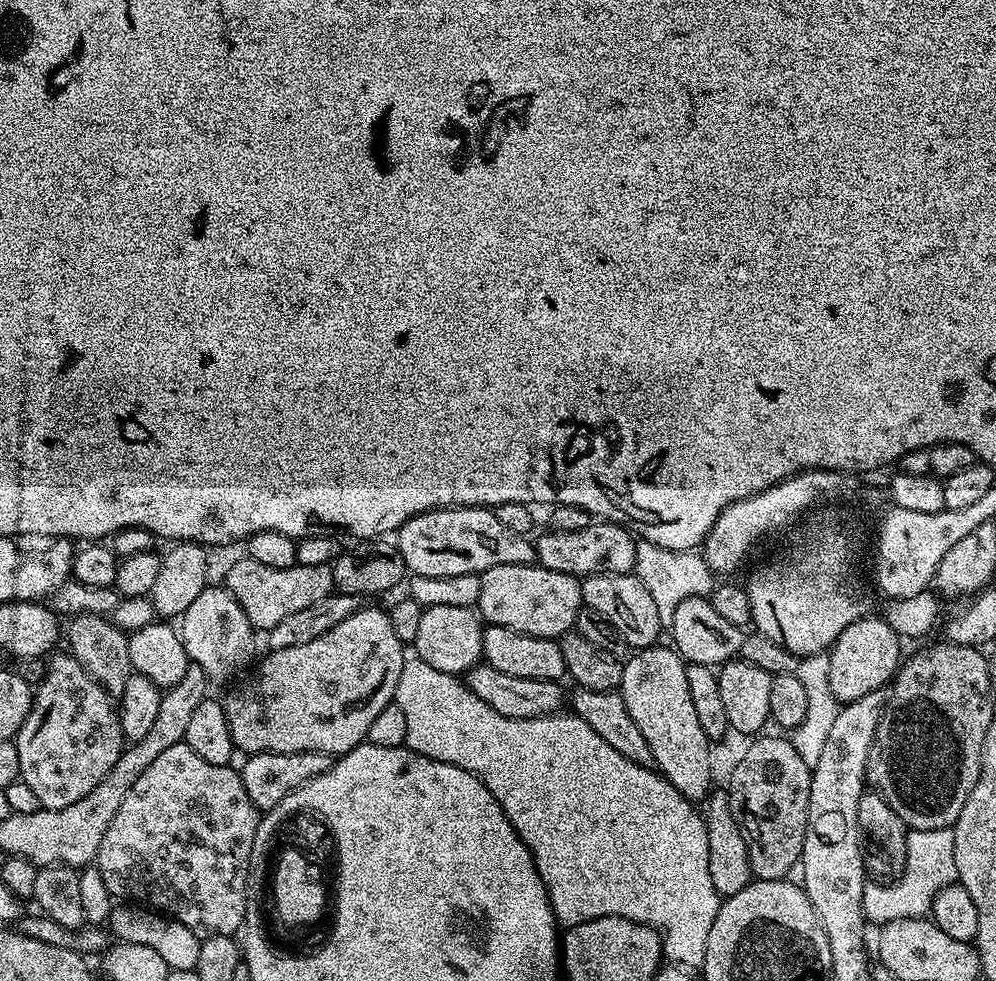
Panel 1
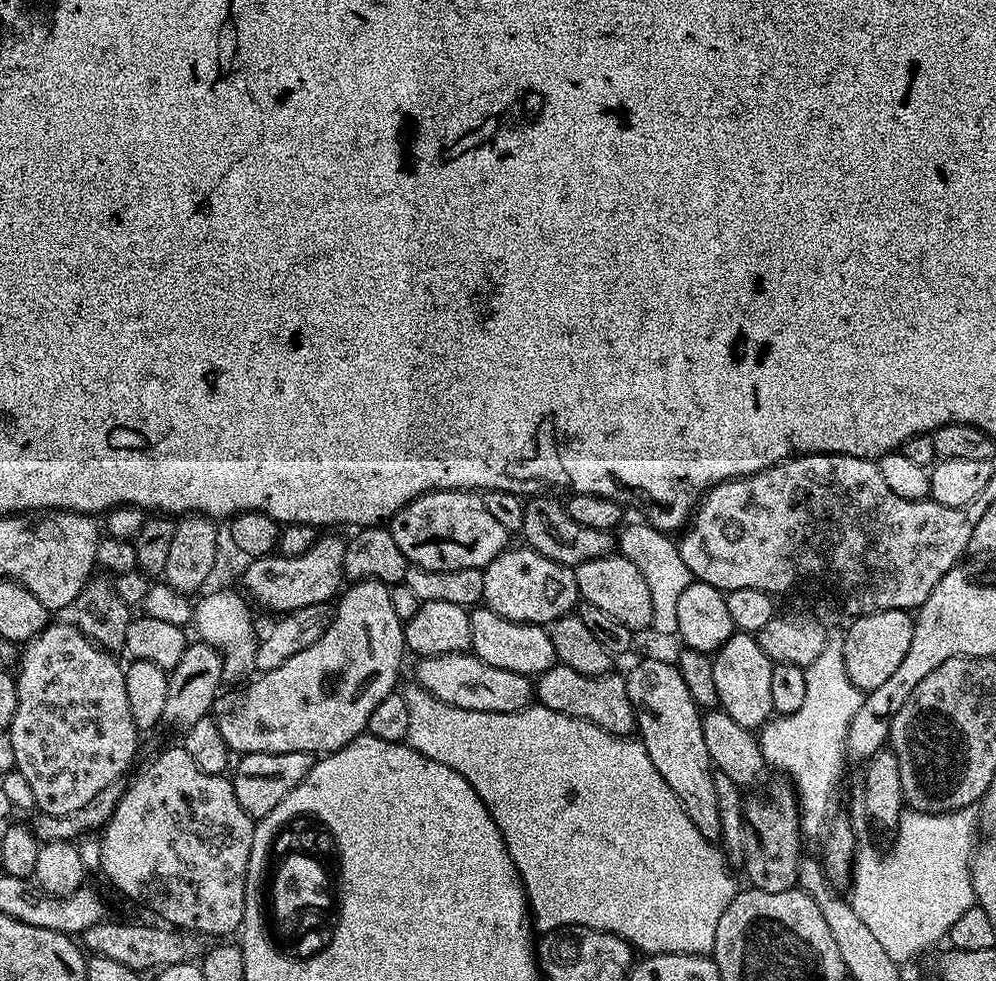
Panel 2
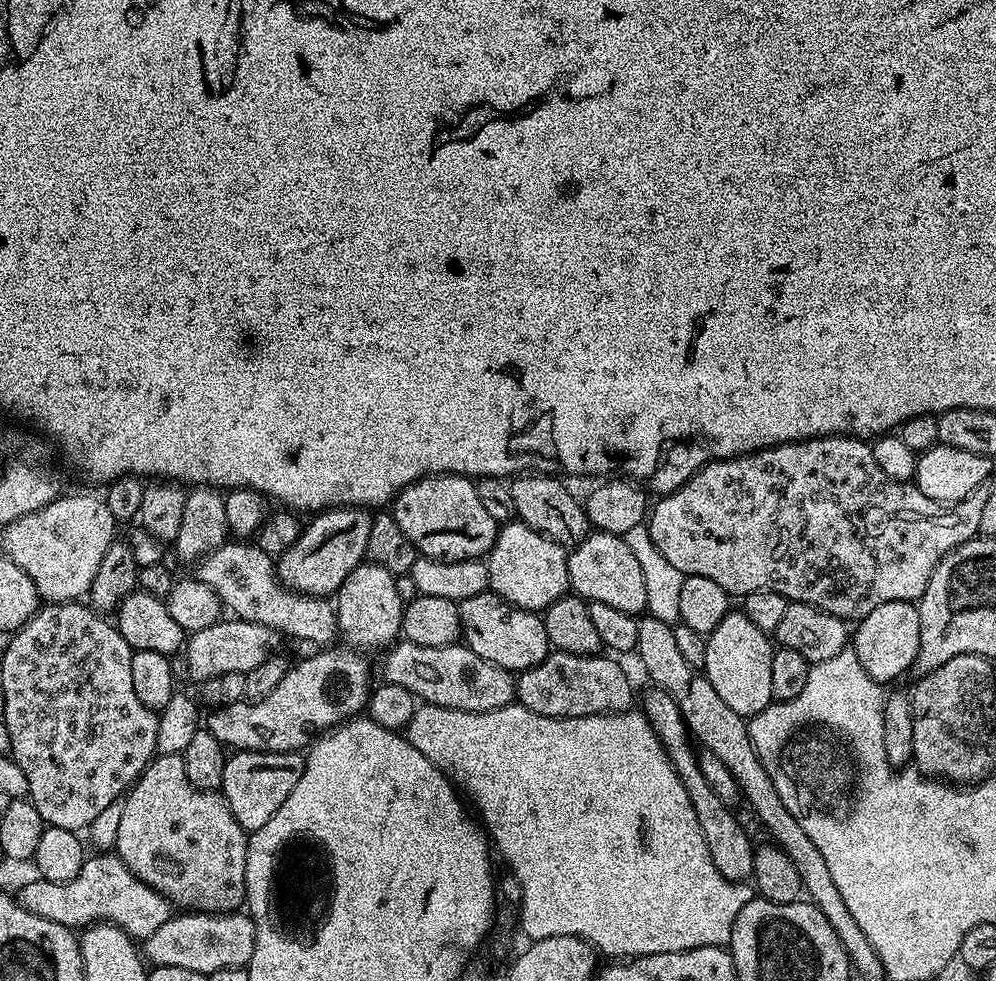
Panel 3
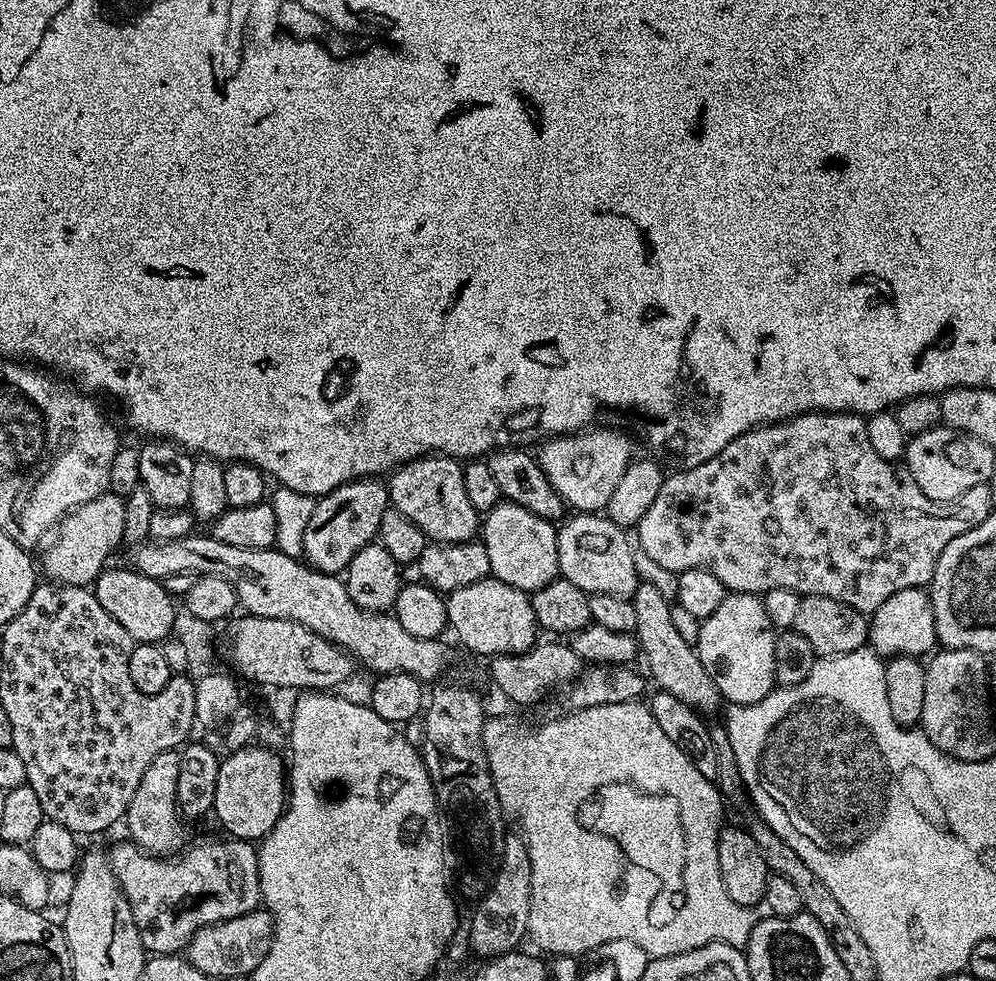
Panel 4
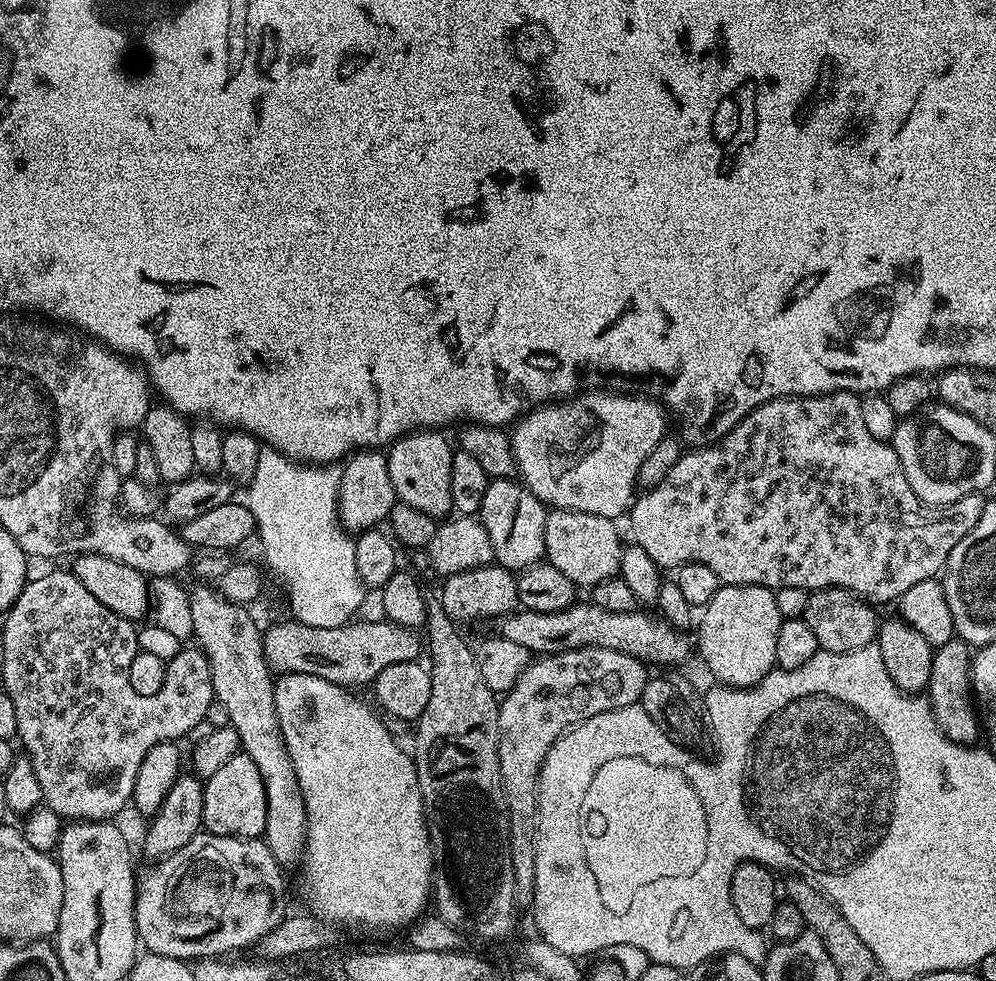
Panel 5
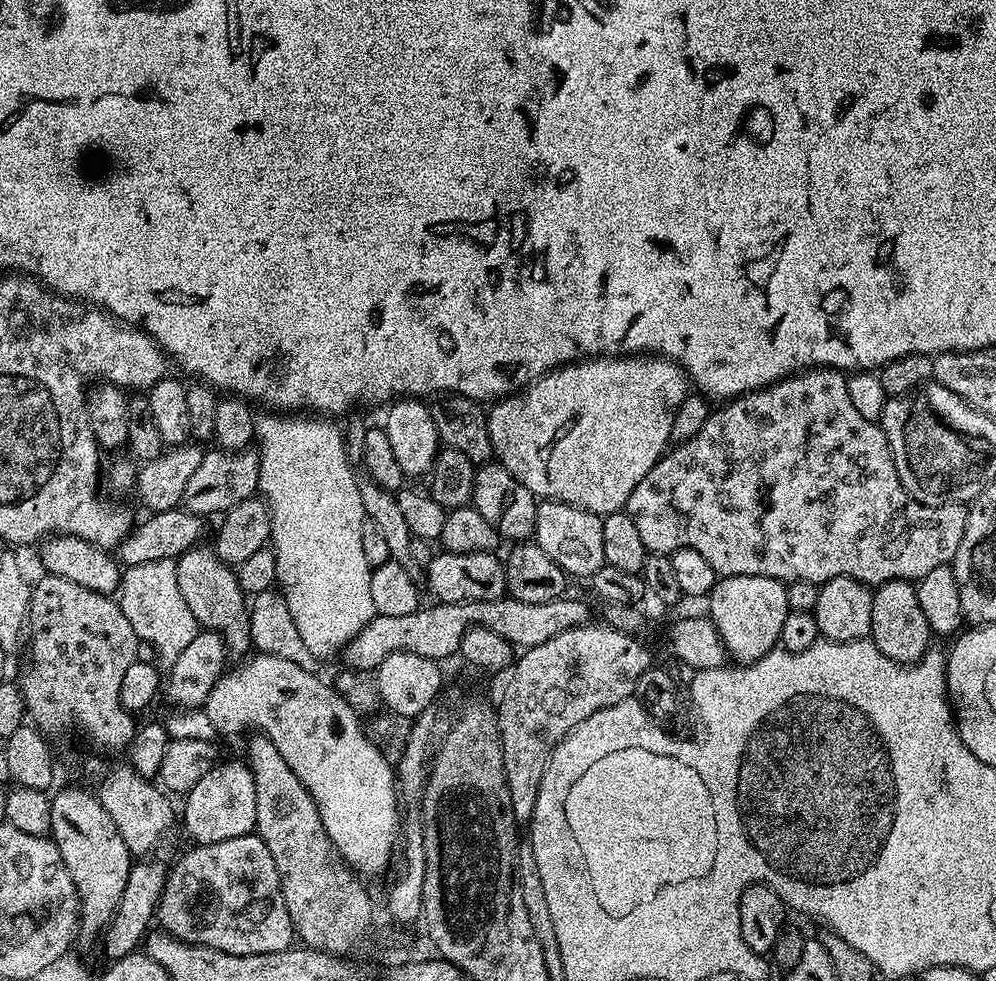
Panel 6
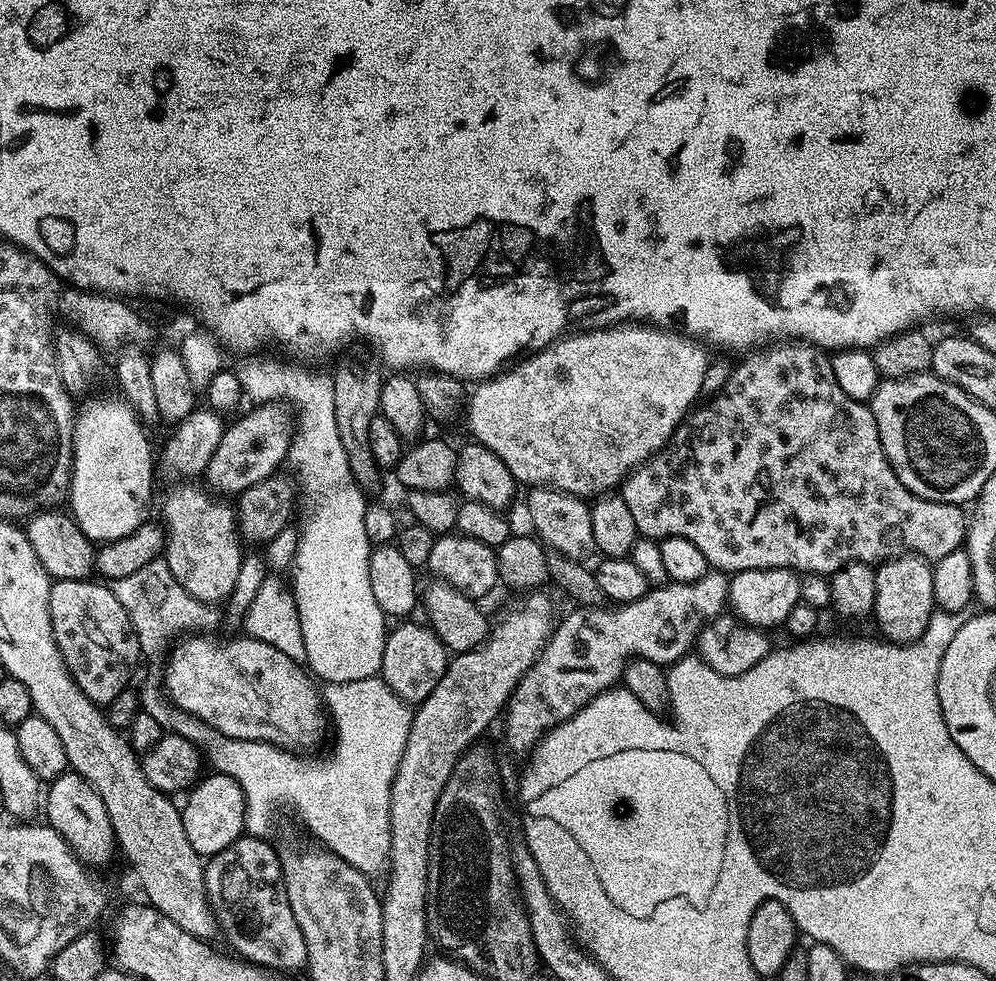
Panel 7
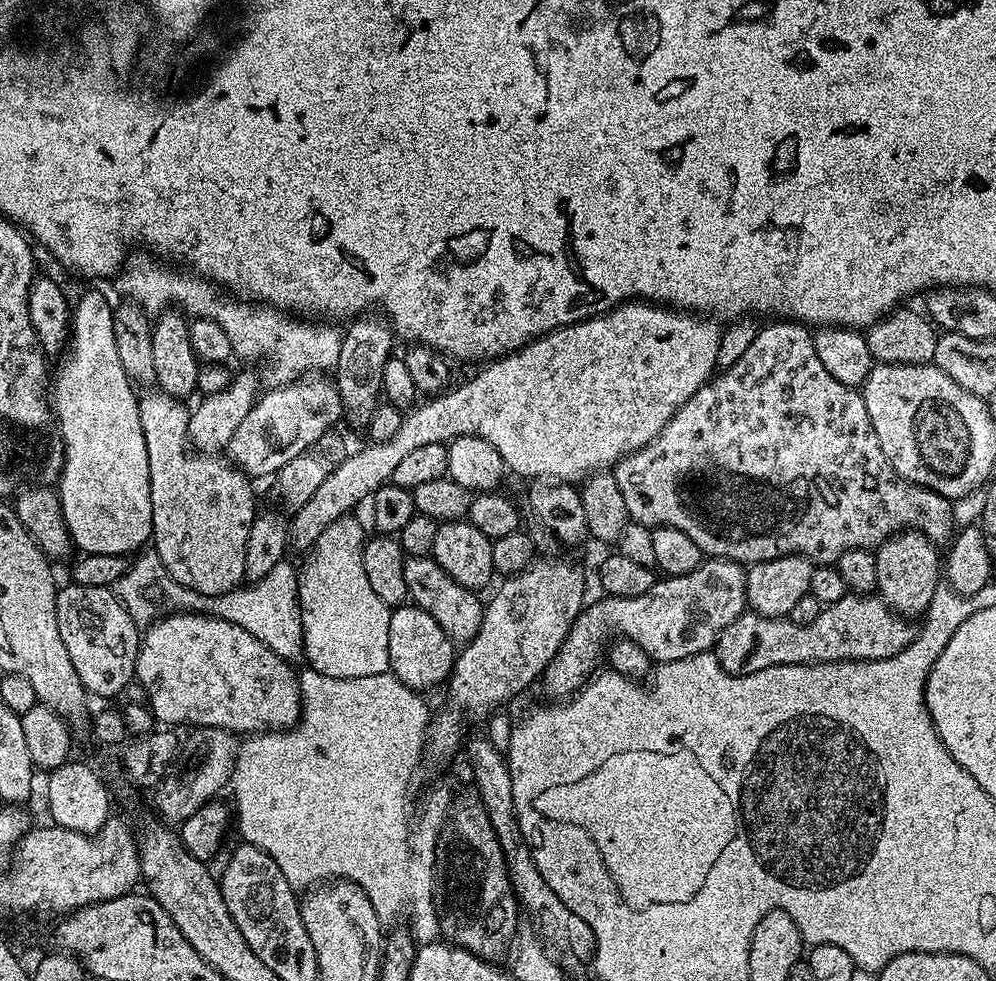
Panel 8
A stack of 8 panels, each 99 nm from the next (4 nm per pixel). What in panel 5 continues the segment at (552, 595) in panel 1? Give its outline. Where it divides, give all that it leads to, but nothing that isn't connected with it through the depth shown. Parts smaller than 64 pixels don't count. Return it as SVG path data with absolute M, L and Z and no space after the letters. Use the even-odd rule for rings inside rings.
M512 478L492 480L486 490L486 496L482 498L478 518L482 522L482 526L486 526L486 534L490 534L490 542L494 546L495 563L499 564L501 568L511 568L513 570L523 570L529 568L531 564L541 563L545 559L544 531L546 530L548 513L549 509L545 504L529 488L524 487L523 483Z

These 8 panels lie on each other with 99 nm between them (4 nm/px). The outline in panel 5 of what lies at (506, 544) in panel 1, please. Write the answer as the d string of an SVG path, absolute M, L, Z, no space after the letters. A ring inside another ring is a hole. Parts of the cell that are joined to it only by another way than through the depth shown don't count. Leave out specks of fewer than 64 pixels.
M421 430L409 432L392 441L387 449L390 482L394 482L394 494L397 501L406 506L414 506L414 510L422 510L422 514L444 518L453 511L450 498L450 462L453 445L448 445L445 433L440 430Z

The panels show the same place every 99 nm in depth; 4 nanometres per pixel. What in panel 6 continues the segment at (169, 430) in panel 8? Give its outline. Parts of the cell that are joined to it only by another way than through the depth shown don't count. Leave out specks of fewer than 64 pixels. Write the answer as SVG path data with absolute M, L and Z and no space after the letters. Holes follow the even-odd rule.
M204 547L192 548L176 560L178 586L182 590L182 598L186 606L190 606L201 629L218 633L224 640L225 649L231 655L233 652L234 655L243 657L243 652L253 647L246 594L240 588L239 575L229 565L221 562L211 547Z

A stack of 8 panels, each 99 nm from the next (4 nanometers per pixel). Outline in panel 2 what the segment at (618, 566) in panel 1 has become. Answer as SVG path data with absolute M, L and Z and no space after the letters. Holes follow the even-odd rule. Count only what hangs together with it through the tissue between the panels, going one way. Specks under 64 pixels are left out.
M536 494L524 506L523 543L538 554L550 558L556 564L575 569L577 564L590 562L594 558L611 556L614 552L614 536L606 530L593 530L591 526L578 526L570 518L567 507L548 494Z

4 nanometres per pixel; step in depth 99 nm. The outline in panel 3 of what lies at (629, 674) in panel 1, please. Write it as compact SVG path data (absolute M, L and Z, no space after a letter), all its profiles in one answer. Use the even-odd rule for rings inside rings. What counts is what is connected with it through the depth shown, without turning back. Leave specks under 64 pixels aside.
M652 686L649 689L644 696L644 705L642 705L644 717L648 719L654 734L660 740L660 745L664 747L664 753L670 758L682 786L686 786L686 794L690 794L690 804L694 806L694 814L698 818L698 826L702 830L702 837L709 848L714 866L717 867L722 878L729 882L744 879L747 881L752 875L754 866L754 854L756 853L754 843L752 844L751 838L748 837L747 830L740 825L739 818L732 813L735 811L729 805L724 804L722 798L718 798L714 790L710 790L710 782L702 778L702 770L696 761L698 752L696 748L694 750L688 745L690 733L684 716L678 708L678 702L674 702L674 698L661 688Z

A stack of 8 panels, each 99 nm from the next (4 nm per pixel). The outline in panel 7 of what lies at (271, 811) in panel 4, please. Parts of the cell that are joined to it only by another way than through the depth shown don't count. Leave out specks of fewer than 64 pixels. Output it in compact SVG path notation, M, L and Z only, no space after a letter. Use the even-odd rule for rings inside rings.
M219 774L206 776L197 779L191 785L190 791L187 793L188 801L180 808L186 838L190 838L190 846L194 846L194 850L201 858L216 856L222 850L226 850L226 846L241 839L246 832L244 827L246 802L242 786L238 786L238 782L232 776Z

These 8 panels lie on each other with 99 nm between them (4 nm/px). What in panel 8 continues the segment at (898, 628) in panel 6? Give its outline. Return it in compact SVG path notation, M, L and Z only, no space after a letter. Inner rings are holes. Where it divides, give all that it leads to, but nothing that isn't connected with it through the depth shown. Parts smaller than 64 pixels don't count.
M911 530L891 536L875 549L878 566L876 592L892 611L905 618L920 618L928 611L934 590L942 583L942 556L937 545L920 532Z

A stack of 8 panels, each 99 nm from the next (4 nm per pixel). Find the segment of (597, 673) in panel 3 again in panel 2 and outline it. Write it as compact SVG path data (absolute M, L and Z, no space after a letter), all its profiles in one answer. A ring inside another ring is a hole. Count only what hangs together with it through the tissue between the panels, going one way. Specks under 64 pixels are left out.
M557 662L535 681L534 696L539 707L549 708L558 714L576 716L615 736L631 737L636 732L636 711L626 690L625 677L616 675L615 671L611 671L604 676L587 676Z

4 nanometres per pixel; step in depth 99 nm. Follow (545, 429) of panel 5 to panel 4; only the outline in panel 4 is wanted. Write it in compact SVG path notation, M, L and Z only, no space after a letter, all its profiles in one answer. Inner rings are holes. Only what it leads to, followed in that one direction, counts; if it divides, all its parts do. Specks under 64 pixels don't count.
M592 426L587 430L573 432L566 436L553 436L539 445L541 448L540 452L538 451L538 463L550 486L554 486L554 490L563 498L569 509L580 514L596 514L607 509L610 494L614 494L614 486L618 486L618 478L622 478L622 474L628 469L634 456L632 444L628 441L626 433L615 432L612 428L596 427Z

